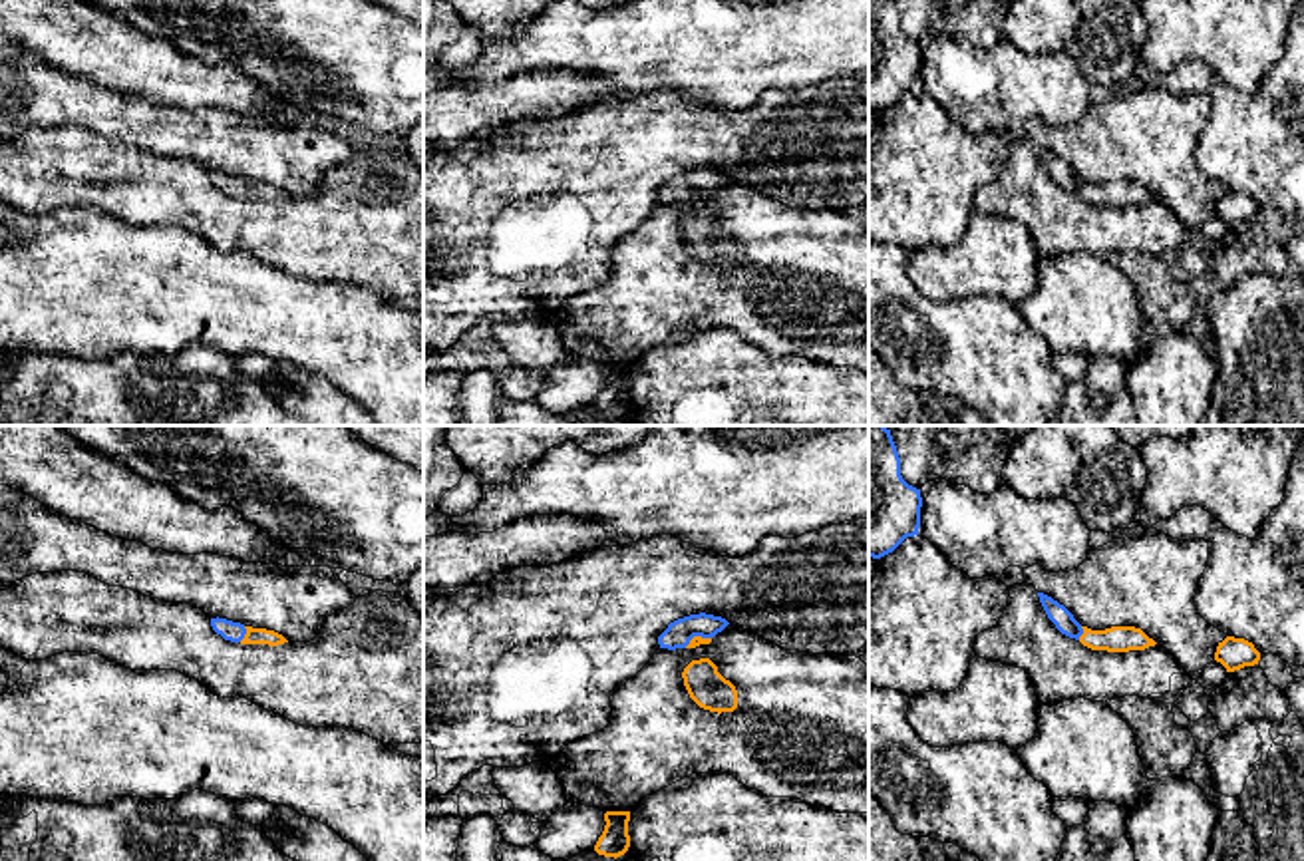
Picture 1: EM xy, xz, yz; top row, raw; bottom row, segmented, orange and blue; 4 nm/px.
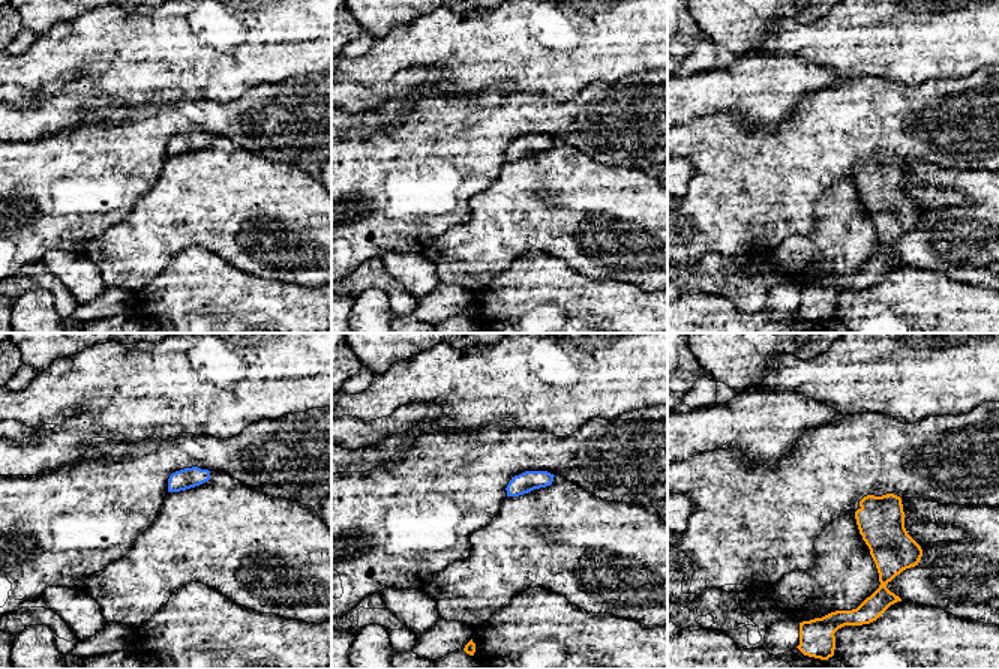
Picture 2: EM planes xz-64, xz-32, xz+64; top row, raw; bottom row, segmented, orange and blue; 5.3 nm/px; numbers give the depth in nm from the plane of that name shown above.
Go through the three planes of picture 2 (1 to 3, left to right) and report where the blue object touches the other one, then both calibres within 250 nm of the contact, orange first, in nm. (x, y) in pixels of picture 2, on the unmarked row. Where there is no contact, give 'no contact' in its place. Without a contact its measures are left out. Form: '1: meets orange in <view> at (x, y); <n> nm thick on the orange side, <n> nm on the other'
1: no contact
2: no contact
3: no contact

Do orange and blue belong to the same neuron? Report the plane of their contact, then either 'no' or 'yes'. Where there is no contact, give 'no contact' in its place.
xy | yes

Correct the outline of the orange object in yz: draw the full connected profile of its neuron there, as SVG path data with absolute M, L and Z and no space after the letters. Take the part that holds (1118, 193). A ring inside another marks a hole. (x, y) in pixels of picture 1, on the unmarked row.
M1038 147L1038 151L1048 173L1056 179L1056 183L1061 189L1079 195L1083 201L1091 205L1129 207L1129 205L1145 205L1157 199L1141 183L1135 181L1111 181L1105 185L1091 185L1087 181L1081 181L1073 173L1073 169L1052 151L1044 147Z

